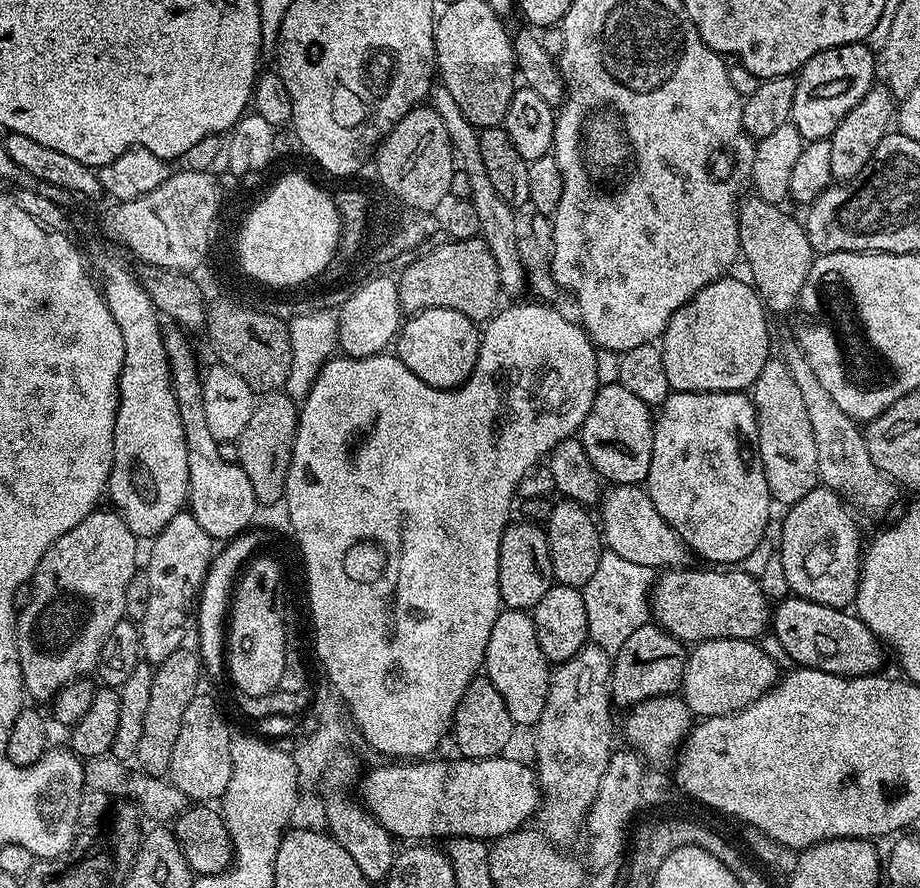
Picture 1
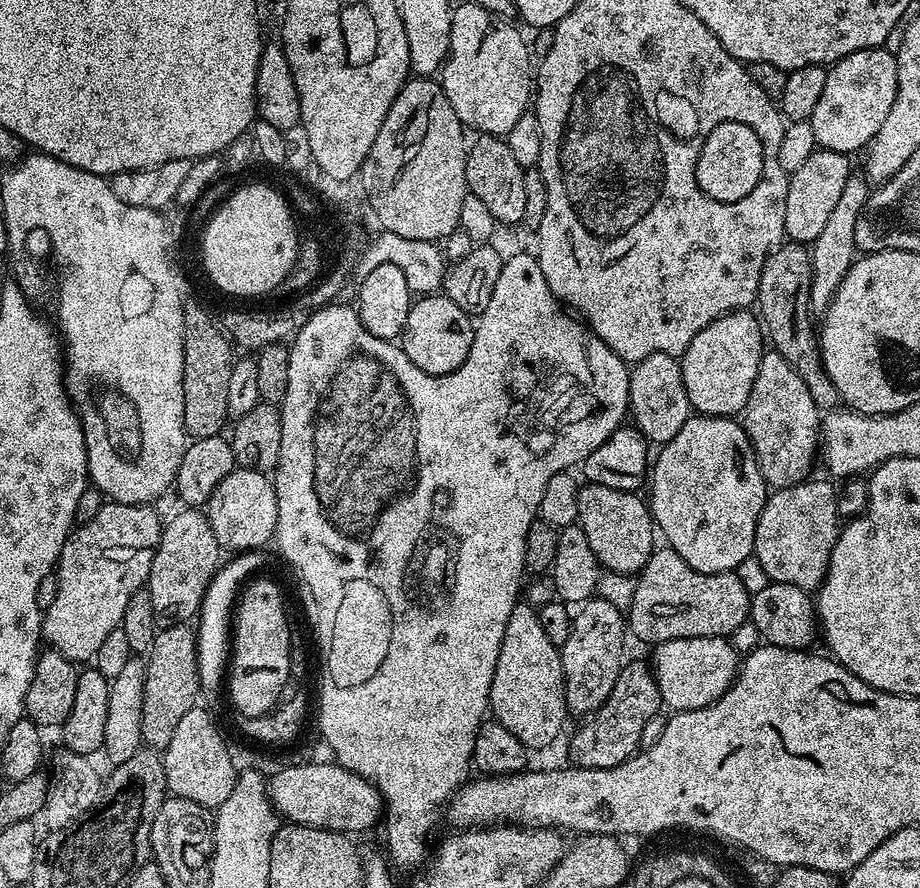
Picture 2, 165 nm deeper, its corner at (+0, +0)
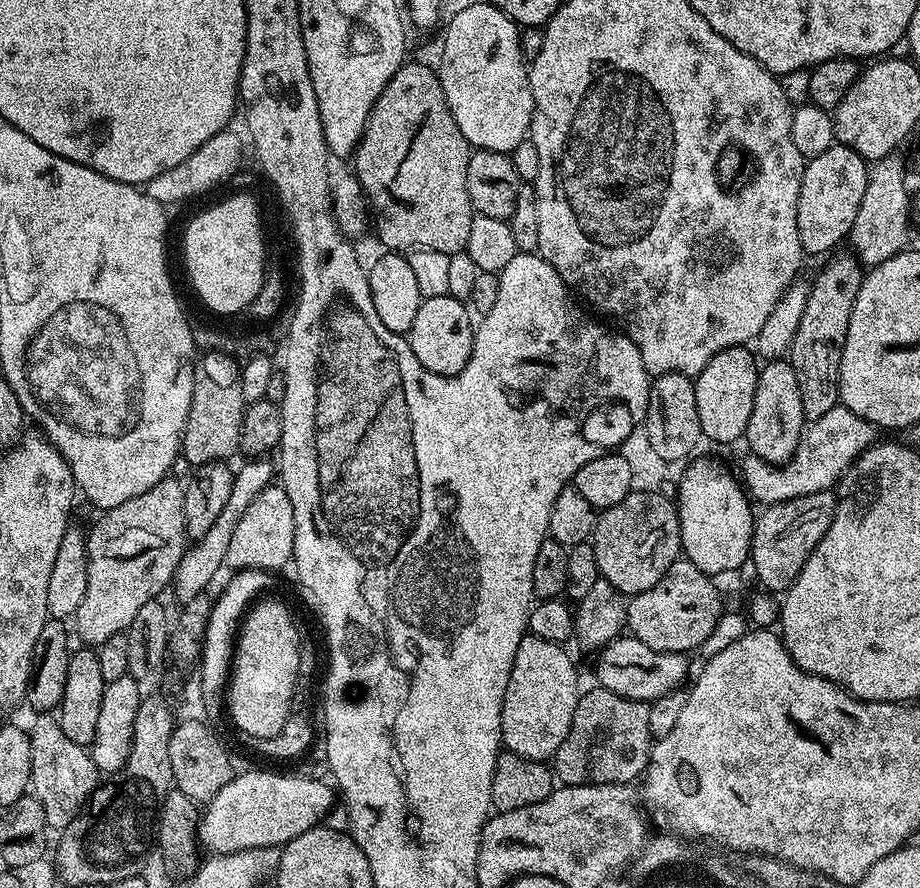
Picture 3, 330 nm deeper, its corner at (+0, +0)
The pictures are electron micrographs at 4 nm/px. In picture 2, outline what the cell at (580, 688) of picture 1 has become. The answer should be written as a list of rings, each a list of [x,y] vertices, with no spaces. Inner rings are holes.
[[[601,598],[585,600],[575,609],[572,617],[570,638],[560,648],[562,670],[564,671],[564,697],[568,703],[569,713],[584,712],[591,714],[606,702],[610,690],[614,690],[614,682],[618,682],[618,674],[624,669],[624,632],[626,636],[626,616],[609,601]]]

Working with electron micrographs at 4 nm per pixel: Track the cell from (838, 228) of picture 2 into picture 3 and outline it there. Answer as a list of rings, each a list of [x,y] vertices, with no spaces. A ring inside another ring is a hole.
[[[847,255],[826,261],[816,281],[811,281],[806,310],[802,310],[802,322],[798,322],[790,349],[790,363],[798,378],[804,415],[809,421],[818,419],[827,408],[835,408],[838,404],[840,348],[862,279],[862,268],[855,255]]]

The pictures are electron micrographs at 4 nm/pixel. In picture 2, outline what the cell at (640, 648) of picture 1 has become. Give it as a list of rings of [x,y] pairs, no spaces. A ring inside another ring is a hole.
[[[636,660],[625,663],[624,669],[618,674],[618,682],[614,682],[614,690],[588,720],[572,736],[568,744],[568,756],[577,768],[613,768],[624,764],[635,756],[640,748],[642,730],[650,718],[661,711],[662,701],[656,685],[656,678],[651,667]]]

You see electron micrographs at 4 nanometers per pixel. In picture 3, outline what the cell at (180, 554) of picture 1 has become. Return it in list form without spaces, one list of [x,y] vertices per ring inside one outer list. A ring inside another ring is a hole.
[[[256,458],[251,462],[244,462],[248,464],[242,465],[240,469],[238,467],[235,469],[230,502],[226,502],[222,514],[218,514],[214,526],[210,526],[210,530],[206,530],[206,534],[202,534],[200,540],[189,543],[185,547],[184,557],[178,562],[178,570],[174,577],[177,601],[189,600],[199,592],[205,591],[209,587],[208,583],[219,574],[220,568],[225,567],[226,550],[230,547],[234,526],[238,526],[238,518],[242,518],[242,514],[246,514],[246,506],[250,506],[250,502],[254,502],[254,498],[258,498],[261,490],[273,483],[274,464],[273,461],[272,464],[270,461],[271,459],[268,458]]]

